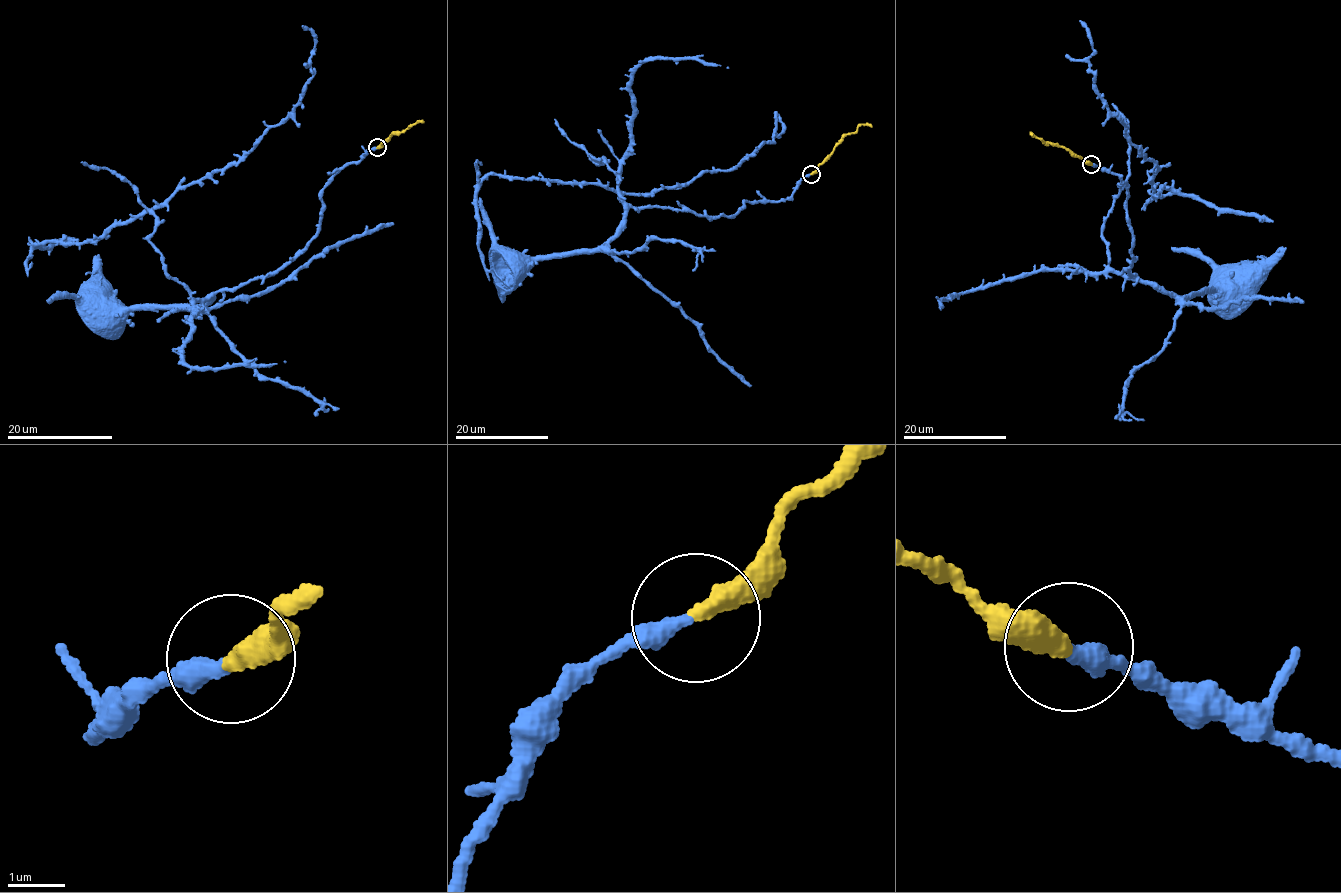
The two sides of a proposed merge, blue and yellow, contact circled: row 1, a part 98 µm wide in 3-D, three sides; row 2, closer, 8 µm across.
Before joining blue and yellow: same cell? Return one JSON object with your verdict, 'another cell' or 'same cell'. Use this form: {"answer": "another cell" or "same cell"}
{"answer": "same cell"}

